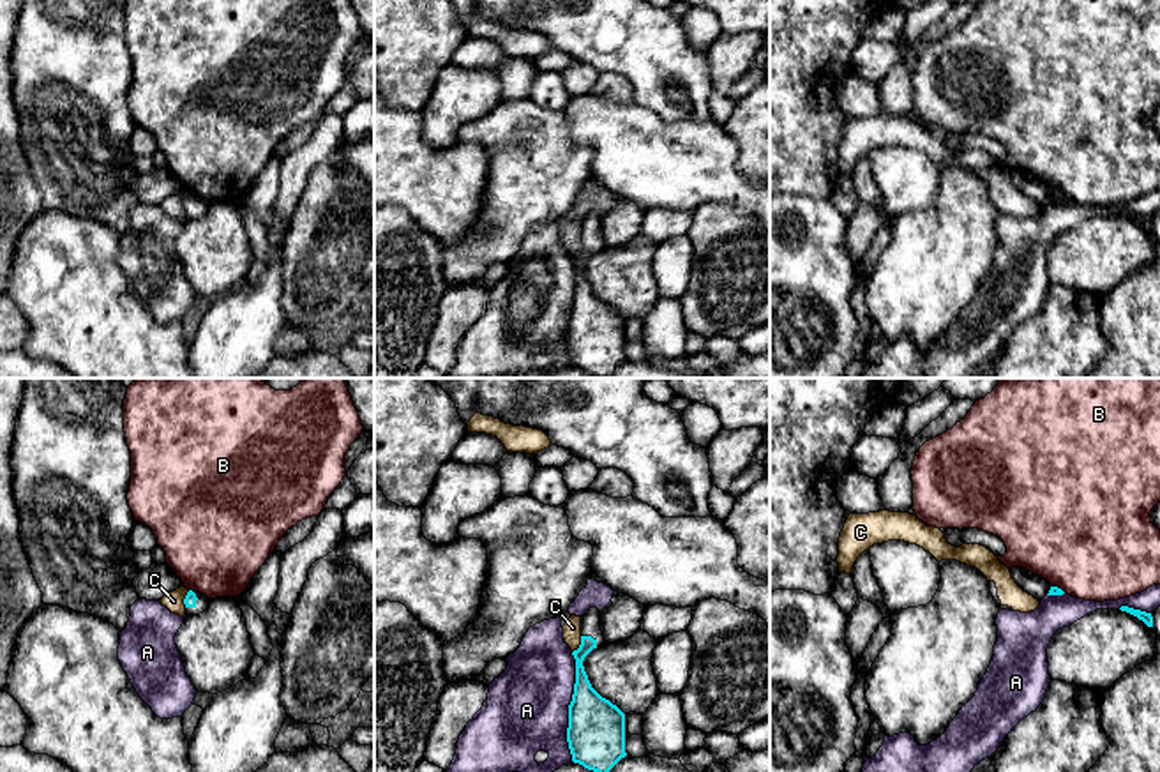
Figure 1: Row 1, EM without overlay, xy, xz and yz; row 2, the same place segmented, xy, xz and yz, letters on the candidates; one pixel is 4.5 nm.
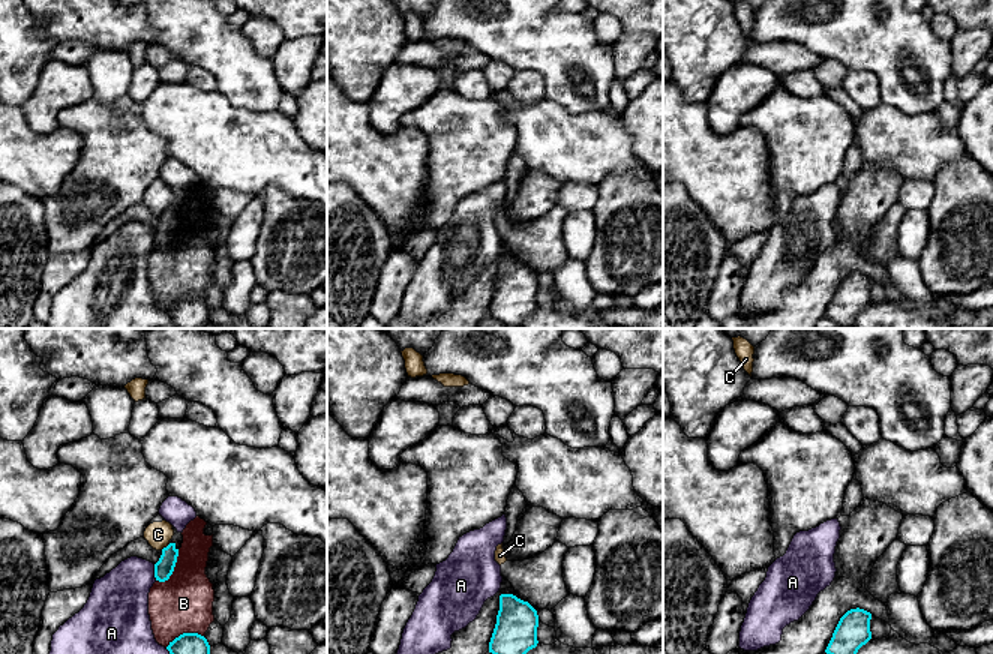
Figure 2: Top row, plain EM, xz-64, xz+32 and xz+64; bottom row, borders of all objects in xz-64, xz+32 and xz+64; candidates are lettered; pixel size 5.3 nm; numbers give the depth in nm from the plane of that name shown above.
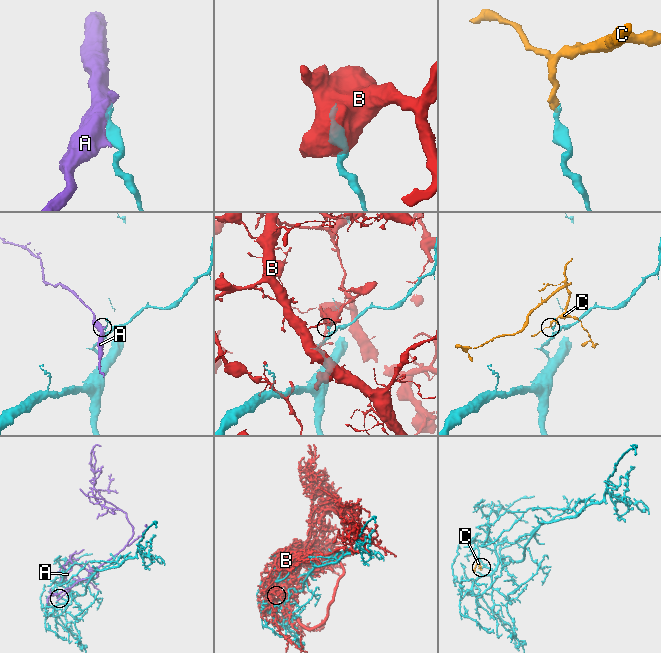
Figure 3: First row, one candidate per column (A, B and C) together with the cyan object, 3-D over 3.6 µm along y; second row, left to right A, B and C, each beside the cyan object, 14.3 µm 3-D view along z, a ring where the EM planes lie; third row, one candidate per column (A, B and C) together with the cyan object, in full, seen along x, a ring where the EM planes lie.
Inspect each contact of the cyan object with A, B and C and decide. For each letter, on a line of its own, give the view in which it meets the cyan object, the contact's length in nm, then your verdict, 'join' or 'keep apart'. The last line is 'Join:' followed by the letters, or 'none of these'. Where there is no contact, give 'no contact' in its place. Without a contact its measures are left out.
A: contact in xz; length 500 nm; keep apart
B: contact in yz; length 60 nm; keep apart
C: contact in xz; length 90 nm; keep apart
Join: none of these

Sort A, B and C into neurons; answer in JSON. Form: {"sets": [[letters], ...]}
{"sets": [["A"], ["B"], ["C"]]}

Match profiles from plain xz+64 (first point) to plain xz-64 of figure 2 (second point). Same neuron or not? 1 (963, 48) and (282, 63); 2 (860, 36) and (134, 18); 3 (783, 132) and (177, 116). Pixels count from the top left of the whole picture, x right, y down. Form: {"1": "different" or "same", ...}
{"1": "same", "2": "different", "3": "different"}

